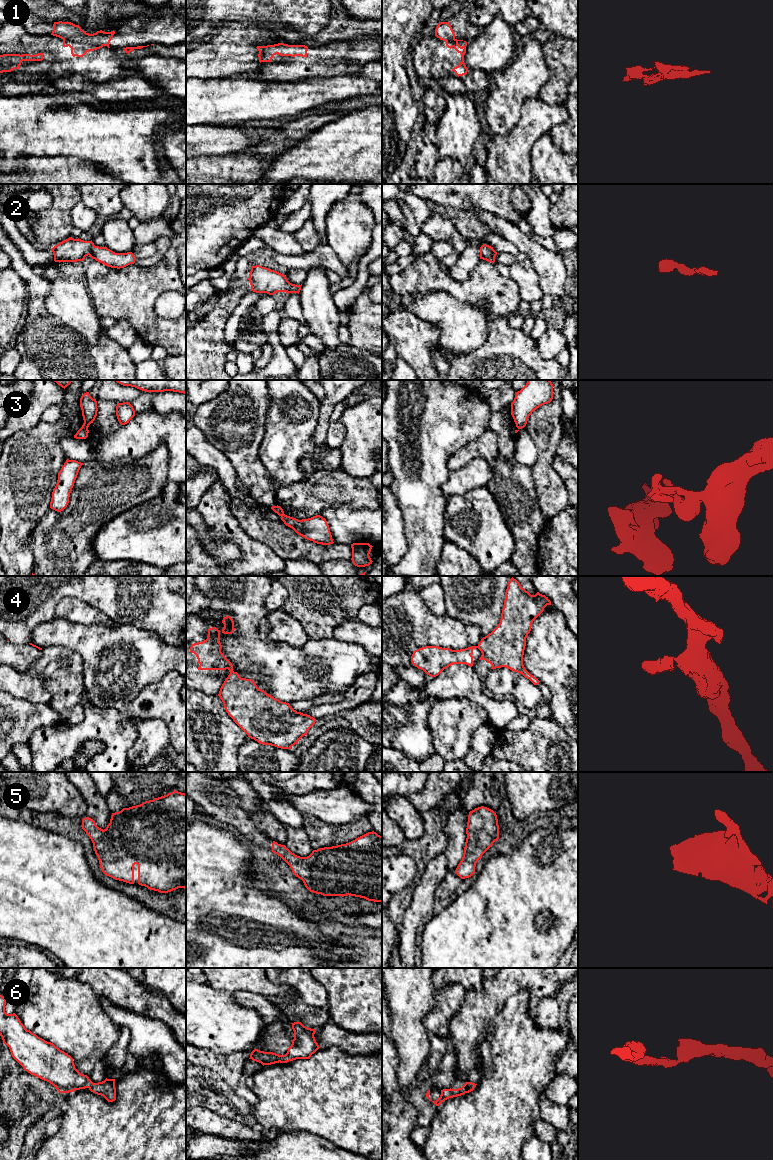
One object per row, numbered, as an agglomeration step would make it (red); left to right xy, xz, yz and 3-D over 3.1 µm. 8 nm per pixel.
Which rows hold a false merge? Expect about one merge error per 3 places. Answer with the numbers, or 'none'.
1, 3, 4

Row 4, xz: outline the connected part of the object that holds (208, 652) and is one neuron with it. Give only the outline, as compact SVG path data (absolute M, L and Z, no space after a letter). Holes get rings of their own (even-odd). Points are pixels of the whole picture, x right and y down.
M216 627L208 629L207 639L194 643L190 652L194 653L200 664L198 670L226 670L233 672L232 663L221 652L222 645L219 642L220 631Z

